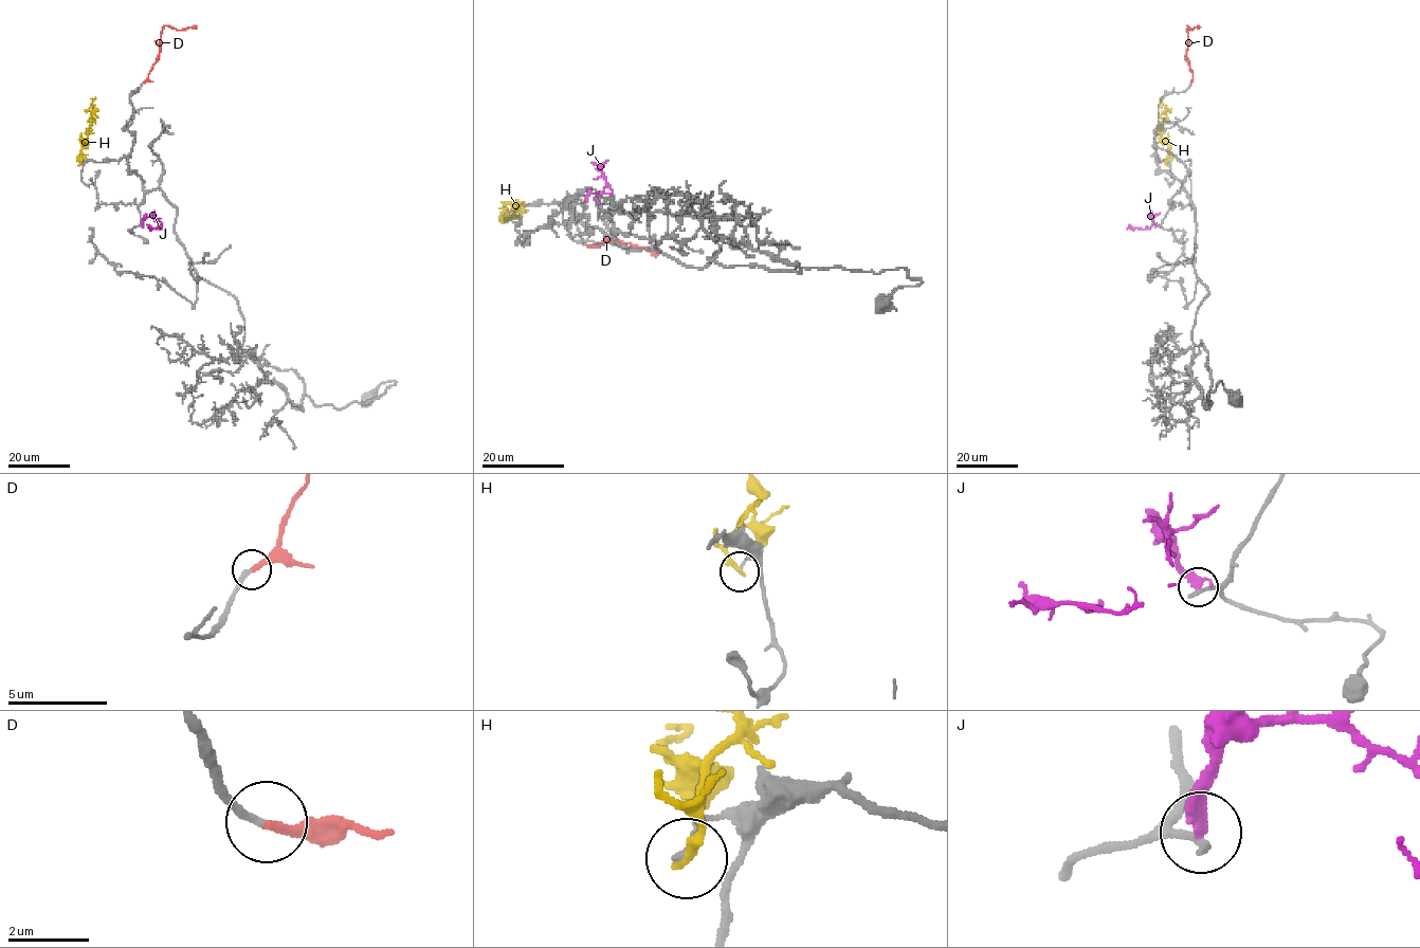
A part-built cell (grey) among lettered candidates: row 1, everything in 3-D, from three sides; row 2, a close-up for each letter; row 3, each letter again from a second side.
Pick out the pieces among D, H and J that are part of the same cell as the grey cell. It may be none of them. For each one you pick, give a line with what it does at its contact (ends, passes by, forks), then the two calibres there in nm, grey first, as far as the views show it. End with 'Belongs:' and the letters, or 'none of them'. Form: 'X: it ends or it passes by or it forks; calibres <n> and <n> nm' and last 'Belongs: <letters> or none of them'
D: it ends; calibres 200 and 260 nm
Belongs: D

